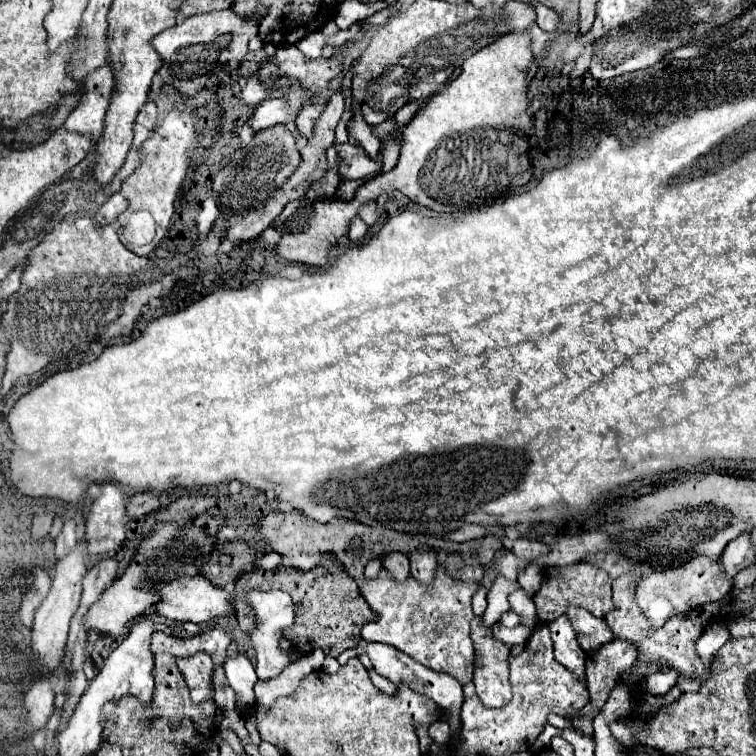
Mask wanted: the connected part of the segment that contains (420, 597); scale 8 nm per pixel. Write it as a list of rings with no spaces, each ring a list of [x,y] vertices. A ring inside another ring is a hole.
[[[385,567],[375,579],[359,581],[361,595],[379,615],[377,621],[367,623],[361,629],[365,641],[387,643],[421,665],[443,671],[455,677],[461,685],[473,679],[473,659],[475,647],[471,641],[471,619],[475,617],[471,609],[471,599],[479,589],[477,581],[463,581],[449,577],[441,567],[435,571],[431,585],[419,585],[411,575],[405,581],[397,581]]]

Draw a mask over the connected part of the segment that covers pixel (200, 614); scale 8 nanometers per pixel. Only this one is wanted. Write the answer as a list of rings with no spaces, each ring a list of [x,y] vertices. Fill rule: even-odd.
[[[203,575],[195,577],[181,577],[179,581],[163,583],[157,587],[161,593],[161,601],[157,603],[157,613],[171,619],[171,621],[191,621],[191,623],[205,623],[215,617],[235,615],[235,593],[233,587],[217,587]]]

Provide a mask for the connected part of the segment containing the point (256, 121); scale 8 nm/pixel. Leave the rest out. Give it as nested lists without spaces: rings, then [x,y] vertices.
[[[301,85],[297,89],[291,91],[291,95],[287,97],[277,97],[277,99],[265,99],[263,103],[259,103],[249,119],[249,125],[255,131],[273,127],[273,125],[287,125],[295,121],[295,113],[299,113],[299,109],[303,105],[307,105],[307,101],[311,101],[311,91],[303,89]]]

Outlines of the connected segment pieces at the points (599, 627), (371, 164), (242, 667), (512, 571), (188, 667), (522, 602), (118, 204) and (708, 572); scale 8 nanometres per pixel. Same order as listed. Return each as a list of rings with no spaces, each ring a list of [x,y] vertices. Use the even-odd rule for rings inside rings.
[[[569,607],[565,615],[573,623],[573,629],[577,631],[577,641],[585,653],[595,653],[601,645],[615,639],[605,619],[597,619],[581,607]]]
[[[345,143],[337,145],[337,153],[343,157],[343,167],[339,169],[343,179],[363,179],[365,175],[381,171],[381,163],[369,159],[361,147]]]
[[[235,653],[225,661],[225,677],[227,677],[227,683],[231,685],[231,689],[235,691],[235,709],[237,711],[255,703],[253,687],[259,679],[257,679],[255,667],[251,665],[251,661],[245,655]]]
[[[507,551],[507,553],[501,555],[499,559],[495,559],[491,565],[487,565],[485,577],[483,577],[481,585],[483,585],[485,589],[489,589],[499,575],[505,577],[505,579],[509,579],[509,581],[513,581],[513,583],[517,583],[519,573],[523,573],[523,571],[527,569],[527,565],[529,565],[527,559],[521,559],[521,557],[513,555],[511,551]]]
[[[197,653],[189,659],[179,659],[179,669],[189,685],[191,699],[195,703],[205,701],[211,697],[211,669],[213,661],[207,653]]]
[[[517,589],[509,595],[509,605],[511,605],[511,611],[515,611],[519,617],[521,617],[521,623],[525,627],[531,627],[535,629],[539,625],[539,617],[535,613],[535,603],[529,593],[525,593],[523,589]]]
[[[113,193],[101,207],[99,211],[93,215],[93,221],[97,225],[105,225],[105,223],[111,223],[115,221],[127,207],[127,199],[121,195],[121,193]]]
[[[695,557],[678,567],[663,572],[653,572],[641,579],[637,585],[637,605],[649,621],[651,627],[663,627],[665,621],[673,615],[687,613],[699,605],[719,601],[731,591],[733,579],[721,573],[721,561],[713,561],[709,557]],[[695,563],[699,565],[699,575],[695,575]]]

